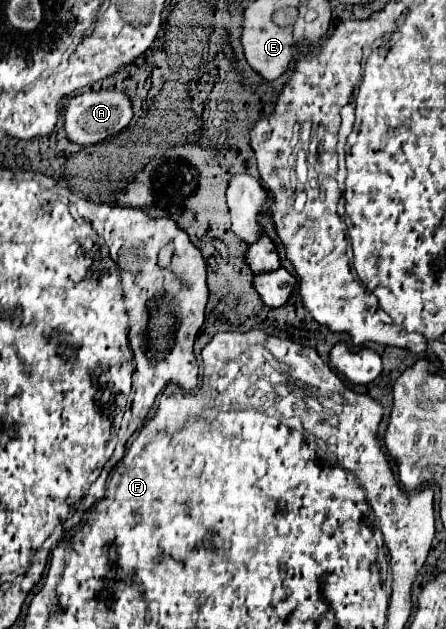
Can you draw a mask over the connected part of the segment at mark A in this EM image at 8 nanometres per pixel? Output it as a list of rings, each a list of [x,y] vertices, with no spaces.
[[[87,91],[75,97],[69,97],[63,105],[63,127],[67,133],[67,139],[77,145],[93,145],[103,141],[109,135],[119,133],[133,117],[129,97],[125,93],[113,93],[113,91]]]

